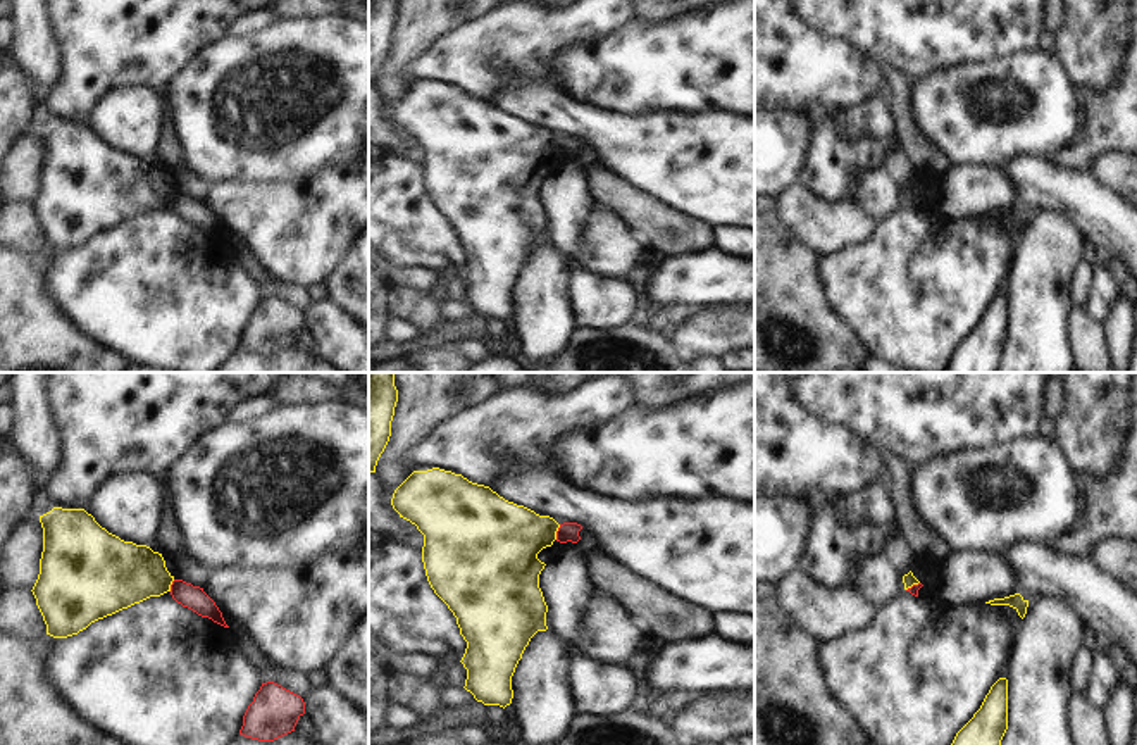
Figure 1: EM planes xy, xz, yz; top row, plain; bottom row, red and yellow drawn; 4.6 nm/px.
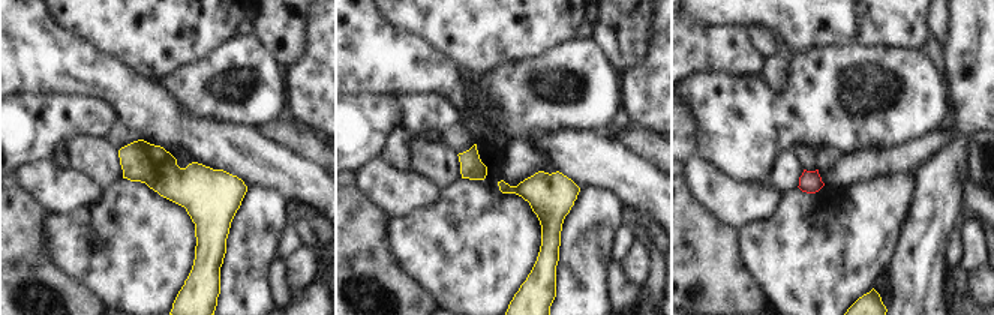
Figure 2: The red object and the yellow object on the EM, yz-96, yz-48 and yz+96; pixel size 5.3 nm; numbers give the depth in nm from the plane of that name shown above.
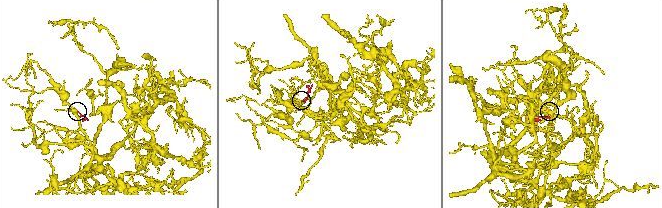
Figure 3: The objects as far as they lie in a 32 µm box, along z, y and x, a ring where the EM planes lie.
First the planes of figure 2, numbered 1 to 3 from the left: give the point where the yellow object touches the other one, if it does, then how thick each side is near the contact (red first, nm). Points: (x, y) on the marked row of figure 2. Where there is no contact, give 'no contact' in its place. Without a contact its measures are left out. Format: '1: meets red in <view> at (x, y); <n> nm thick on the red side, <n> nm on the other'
1: no contact
2: no contact
3: no contact

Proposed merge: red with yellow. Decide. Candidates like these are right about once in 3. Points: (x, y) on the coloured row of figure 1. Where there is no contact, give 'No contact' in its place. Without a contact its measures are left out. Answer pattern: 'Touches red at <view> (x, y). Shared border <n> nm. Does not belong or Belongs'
Touches red at xz (557, 532). Shared border 80 nm. Does not belong.

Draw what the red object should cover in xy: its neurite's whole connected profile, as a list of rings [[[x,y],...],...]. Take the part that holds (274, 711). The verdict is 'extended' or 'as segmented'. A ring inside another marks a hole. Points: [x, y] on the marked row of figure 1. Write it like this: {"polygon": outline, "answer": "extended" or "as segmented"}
{"polygon": [[[267,681],[248,705],[239,735],[258,742],[274,742],[295,731],[303,714],[305,702],[300,695]]], "answer": "as segmented"}

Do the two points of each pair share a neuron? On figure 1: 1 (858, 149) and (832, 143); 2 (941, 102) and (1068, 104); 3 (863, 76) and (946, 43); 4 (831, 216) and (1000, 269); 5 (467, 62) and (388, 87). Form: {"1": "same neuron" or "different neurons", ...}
{"1": "same neuron", "2": "same neuron", "3": "different neurons", "4": "different neurons", "5": "different neurons"}

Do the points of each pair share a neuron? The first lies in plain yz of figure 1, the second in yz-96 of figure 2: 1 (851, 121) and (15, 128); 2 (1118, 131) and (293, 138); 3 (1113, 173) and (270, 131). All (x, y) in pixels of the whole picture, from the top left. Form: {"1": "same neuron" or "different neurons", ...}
{"1": "same neuron", "2": "different neurons", "3": "same neuron"}

